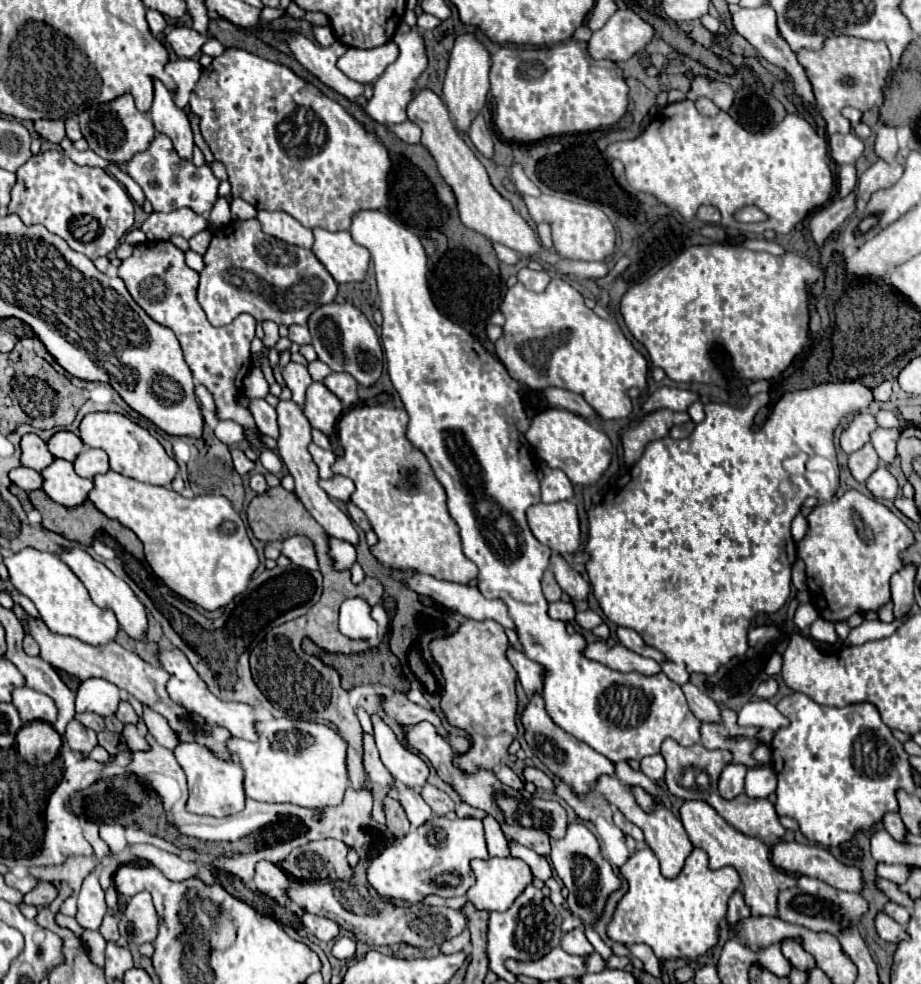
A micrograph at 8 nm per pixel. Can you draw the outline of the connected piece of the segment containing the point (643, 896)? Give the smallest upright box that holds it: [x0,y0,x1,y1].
[608,848,740,964]

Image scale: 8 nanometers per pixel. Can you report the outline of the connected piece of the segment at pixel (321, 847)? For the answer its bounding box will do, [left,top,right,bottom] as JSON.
[280,840,354,882]

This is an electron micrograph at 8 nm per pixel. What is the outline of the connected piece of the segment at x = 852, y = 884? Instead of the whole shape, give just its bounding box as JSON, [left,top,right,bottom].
[772,842,864,892]

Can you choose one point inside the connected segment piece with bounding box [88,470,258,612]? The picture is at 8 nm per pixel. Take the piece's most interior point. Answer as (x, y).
(198, 547)

